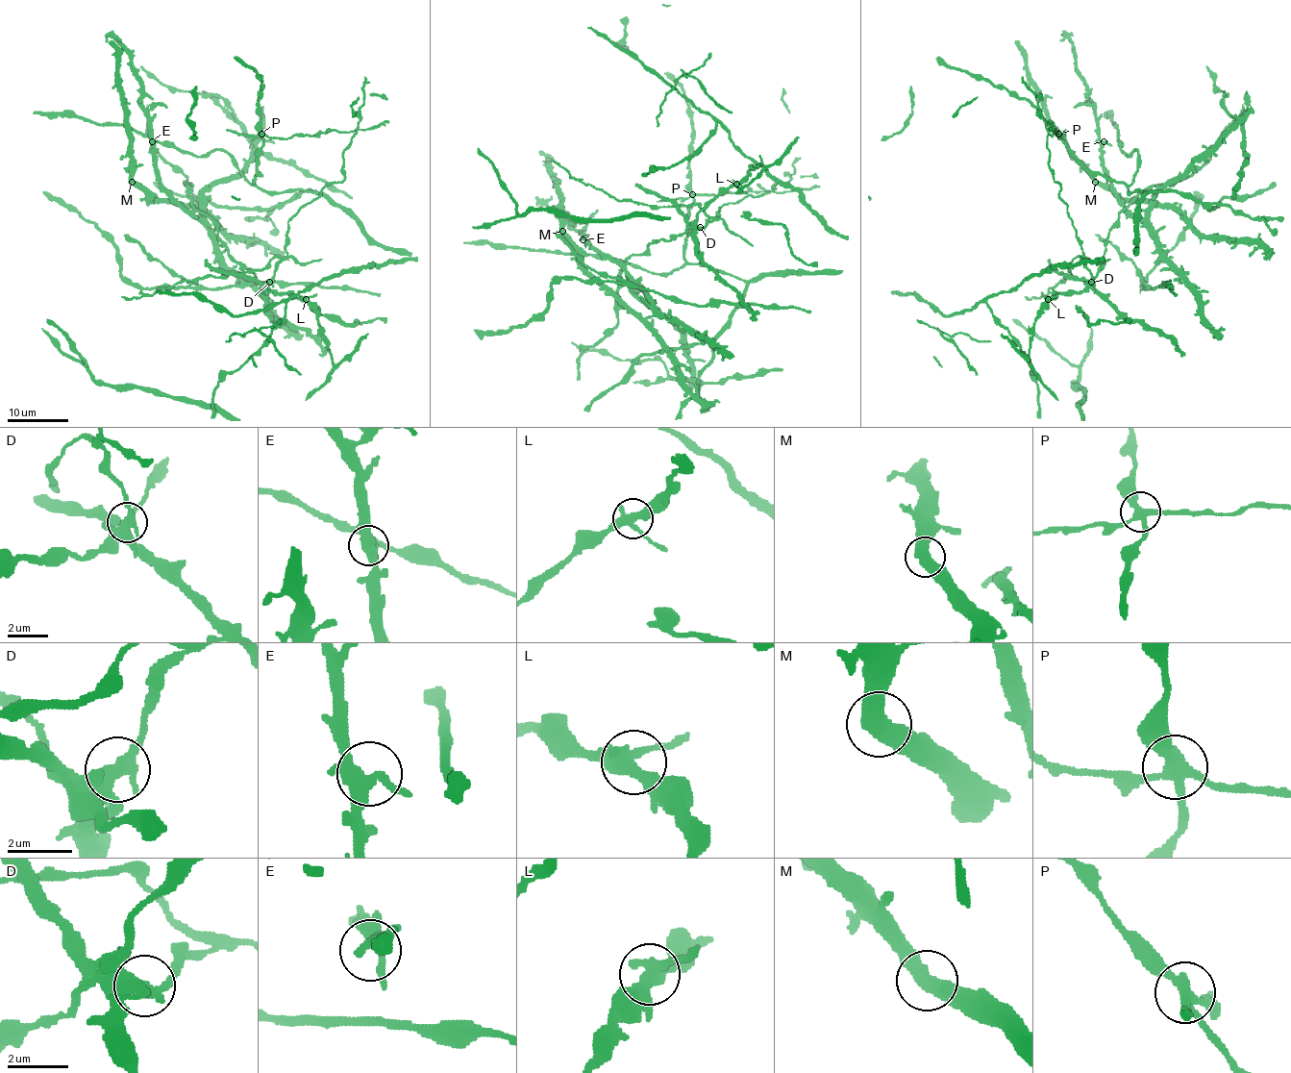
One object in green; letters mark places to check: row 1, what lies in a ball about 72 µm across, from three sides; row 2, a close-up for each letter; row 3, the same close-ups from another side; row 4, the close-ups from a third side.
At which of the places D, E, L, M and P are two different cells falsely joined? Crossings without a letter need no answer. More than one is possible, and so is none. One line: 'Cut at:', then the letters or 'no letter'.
Cut at: D, P

